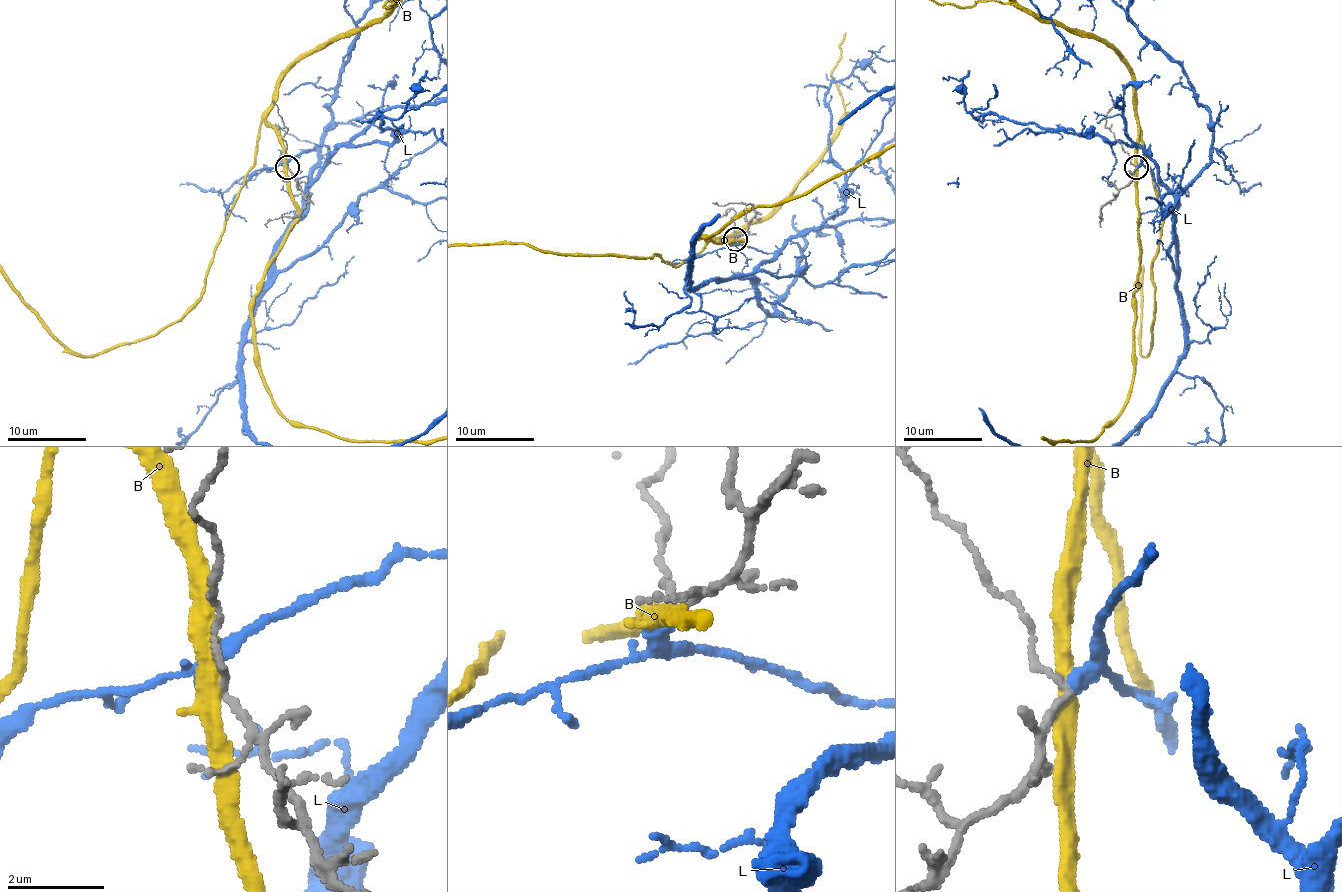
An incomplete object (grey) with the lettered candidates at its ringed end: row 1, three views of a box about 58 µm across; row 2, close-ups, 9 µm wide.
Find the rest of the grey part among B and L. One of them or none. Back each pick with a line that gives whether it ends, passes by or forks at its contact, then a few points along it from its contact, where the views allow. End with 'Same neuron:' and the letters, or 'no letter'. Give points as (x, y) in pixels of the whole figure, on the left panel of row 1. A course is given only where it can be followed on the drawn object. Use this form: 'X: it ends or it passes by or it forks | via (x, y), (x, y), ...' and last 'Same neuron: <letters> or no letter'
L: it passes by
Same neuron: L

